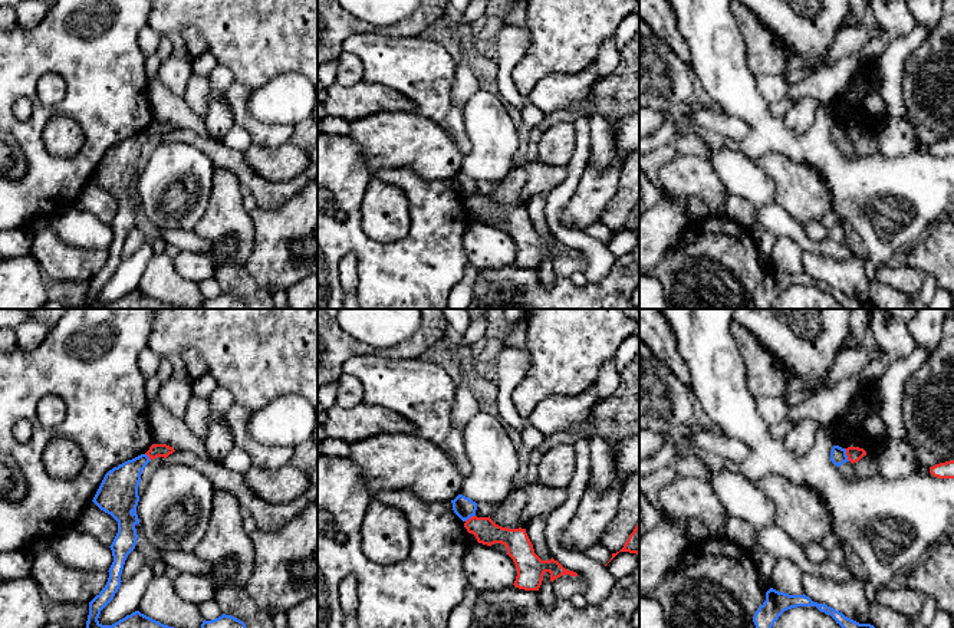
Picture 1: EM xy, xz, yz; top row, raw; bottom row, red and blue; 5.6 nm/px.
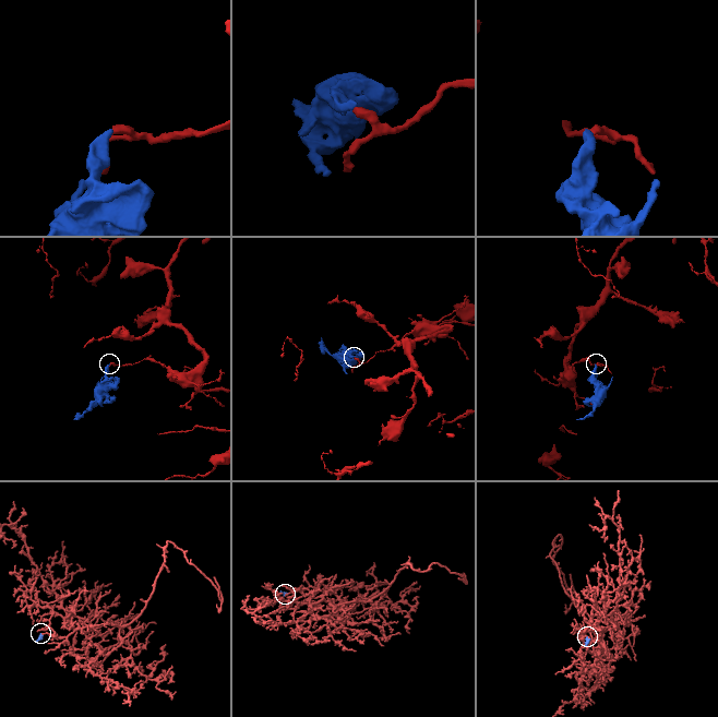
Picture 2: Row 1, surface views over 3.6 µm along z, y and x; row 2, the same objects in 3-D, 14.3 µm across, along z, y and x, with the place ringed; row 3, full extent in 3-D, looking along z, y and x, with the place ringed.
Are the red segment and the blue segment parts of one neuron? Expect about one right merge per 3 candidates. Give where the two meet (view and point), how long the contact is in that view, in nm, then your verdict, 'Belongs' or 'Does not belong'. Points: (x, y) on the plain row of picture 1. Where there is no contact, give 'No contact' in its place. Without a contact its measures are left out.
Touches red at yz (846, 132). Shared border 80 nm. Does not belong

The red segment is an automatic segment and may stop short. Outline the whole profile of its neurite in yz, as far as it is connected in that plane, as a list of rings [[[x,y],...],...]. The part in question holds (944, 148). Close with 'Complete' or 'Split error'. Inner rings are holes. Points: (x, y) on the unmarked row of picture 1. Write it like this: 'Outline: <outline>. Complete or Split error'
Outline: [[[954,138],[930,145],[930,151],[938,157],[954,157]]]. Complete

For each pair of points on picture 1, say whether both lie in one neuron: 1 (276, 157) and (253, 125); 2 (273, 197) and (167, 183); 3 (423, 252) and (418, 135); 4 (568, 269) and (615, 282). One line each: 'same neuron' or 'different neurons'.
1: different neurons
2: different neurons
3: different neurons
4: different neurons

